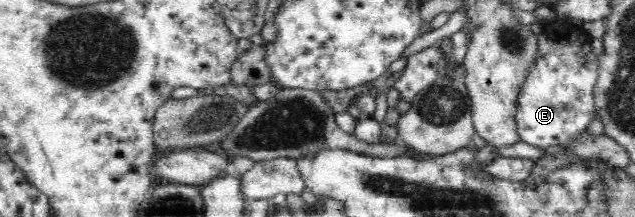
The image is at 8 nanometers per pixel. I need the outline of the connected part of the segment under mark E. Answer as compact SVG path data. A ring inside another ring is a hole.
M571 21L564 25L549 22L536 36L538 58L519 90L515 120L520 140L542 149L567 144L598 118L593 89L599 62L591 48L591 37Z

